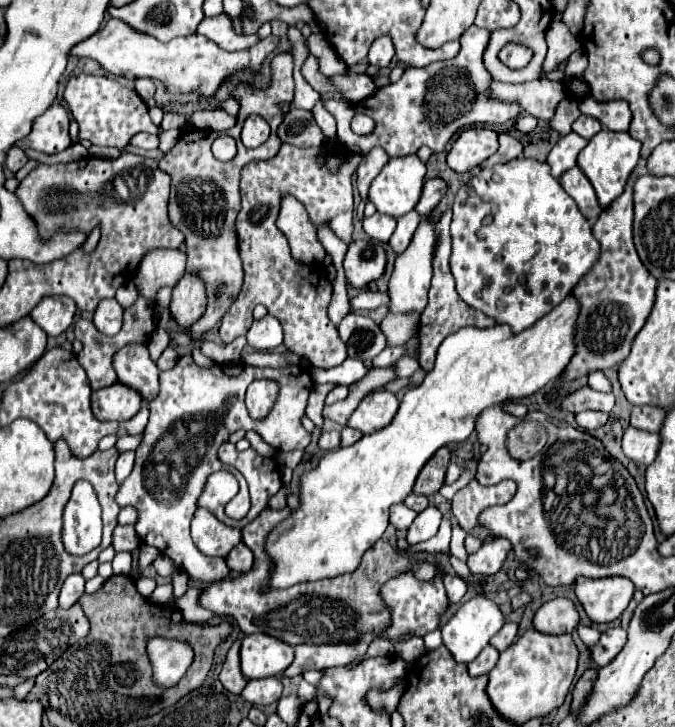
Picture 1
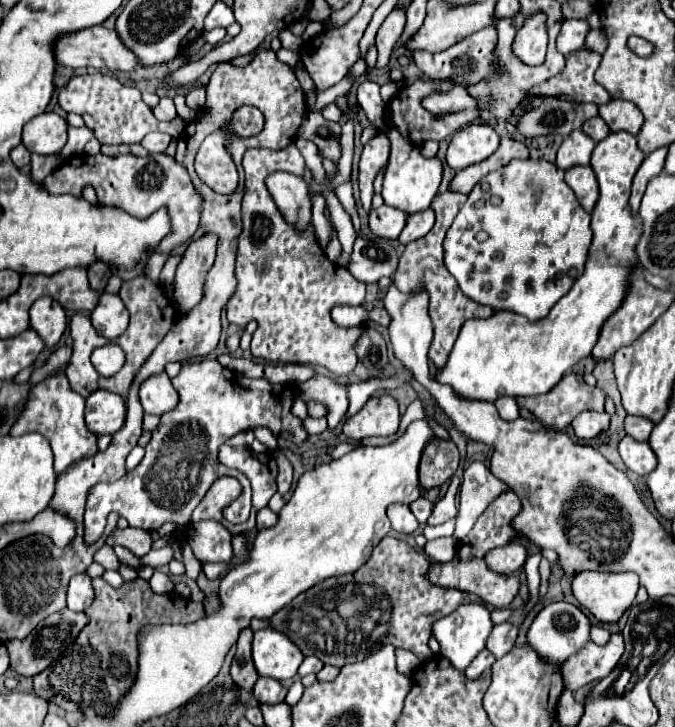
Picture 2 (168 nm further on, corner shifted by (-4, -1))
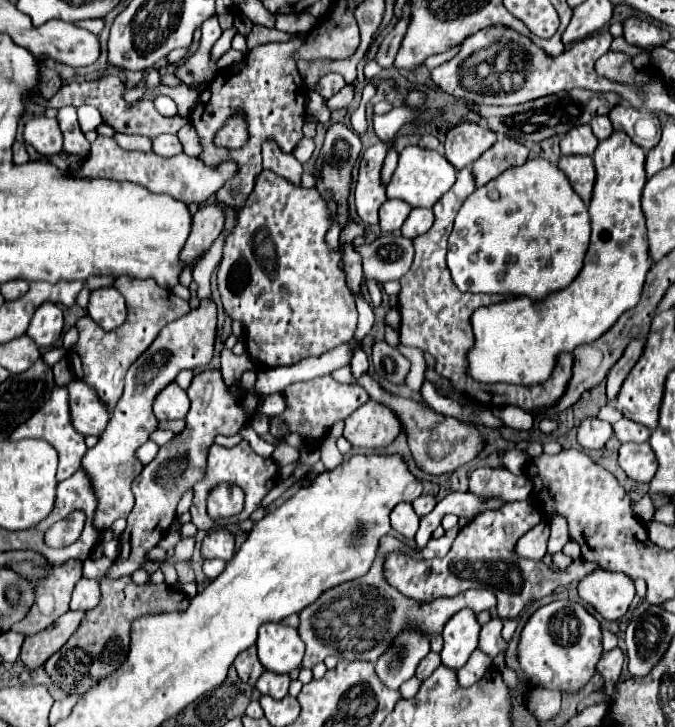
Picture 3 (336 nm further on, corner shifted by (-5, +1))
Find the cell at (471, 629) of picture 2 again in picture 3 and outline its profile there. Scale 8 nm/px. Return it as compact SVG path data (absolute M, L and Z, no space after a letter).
M462 609L454 617L450 617L442 631L444 637L444 647L440 653L442 665L450 669L460 669L476 649L478 633L480 623L476 621L472 609Z

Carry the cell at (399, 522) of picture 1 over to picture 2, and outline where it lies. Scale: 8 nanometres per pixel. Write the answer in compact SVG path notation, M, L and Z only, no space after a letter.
M393 505L393 507L389 507L389 511L387 511L387 515L389 515L389 521L391 521L391 527L397 531L397 533L413 533L417 527L419 527L419 523L417 523L417 519L415 519L415 515L411 513L411 509L409 509L409 505Z

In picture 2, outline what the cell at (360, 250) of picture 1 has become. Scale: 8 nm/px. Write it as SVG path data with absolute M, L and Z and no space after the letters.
M357 235L345 269L363 283L377 283L381 277L393 277L397 263L397 253L387 239L363 239Z

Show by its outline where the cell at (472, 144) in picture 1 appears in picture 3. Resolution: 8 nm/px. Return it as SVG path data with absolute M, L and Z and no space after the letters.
M460 123L446 133L444 155L456 167L470 167L496 143L496 133L478 123Z

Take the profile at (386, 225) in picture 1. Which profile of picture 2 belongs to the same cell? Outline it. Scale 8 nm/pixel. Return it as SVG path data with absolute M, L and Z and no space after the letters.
M381 205L379 209L373 209L369 213L369 227L377 237L397 239L405 227L405 219L407 215L403 211L389 205Z

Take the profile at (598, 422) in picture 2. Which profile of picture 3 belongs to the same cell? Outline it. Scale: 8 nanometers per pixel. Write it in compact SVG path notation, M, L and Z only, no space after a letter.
M596 417L584 419L578 425L578 443L584 449L604 449L606 441L612 437L612 425Z

